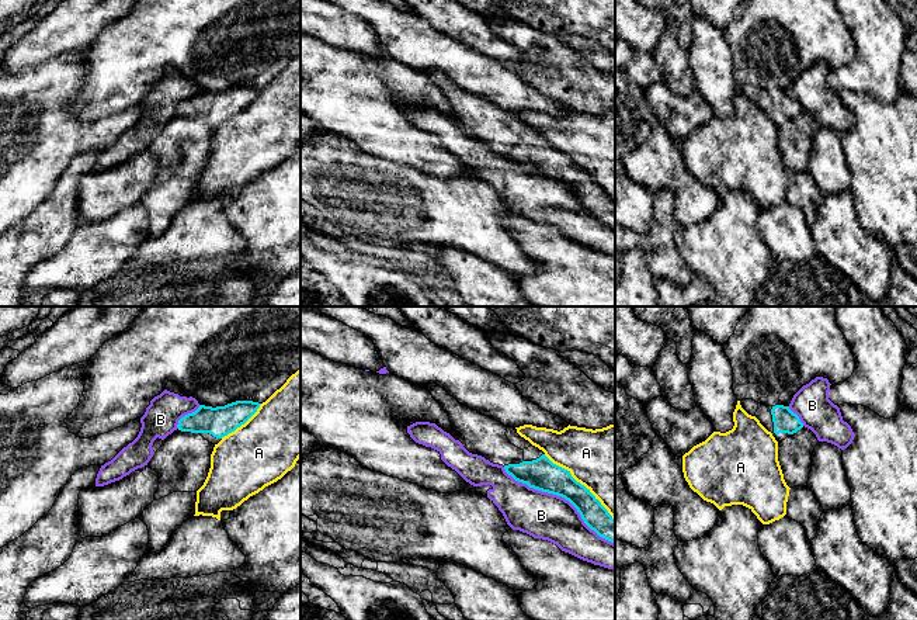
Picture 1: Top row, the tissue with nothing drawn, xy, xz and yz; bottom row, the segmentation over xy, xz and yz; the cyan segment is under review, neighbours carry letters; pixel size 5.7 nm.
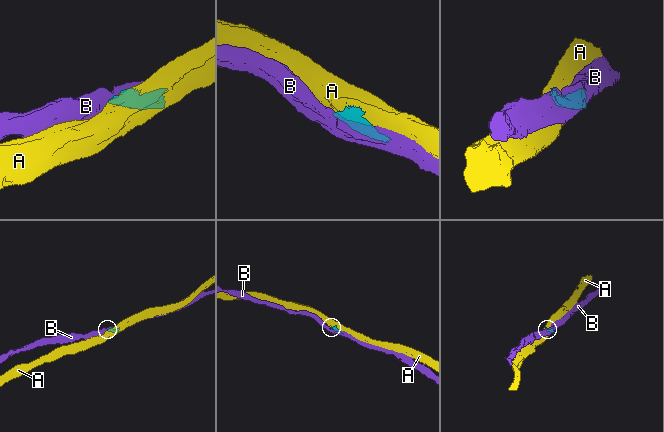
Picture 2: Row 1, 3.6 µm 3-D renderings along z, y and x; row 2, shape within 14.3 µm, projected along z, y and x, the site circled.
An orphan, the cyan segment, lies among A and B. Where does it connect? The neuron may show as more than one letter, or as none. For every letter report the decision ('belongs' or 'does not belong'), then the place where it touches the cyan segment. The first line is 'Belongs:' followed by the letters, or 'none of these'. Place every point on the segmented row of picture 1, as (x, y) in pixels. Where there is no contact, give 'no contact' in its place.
Belongs: none of these
A: does not belong | xz (580, 484)
B: does not belong | xz (561, 495)

